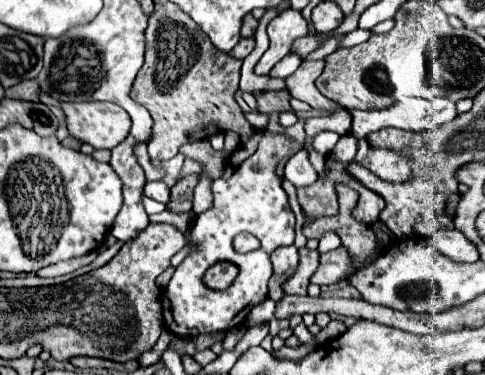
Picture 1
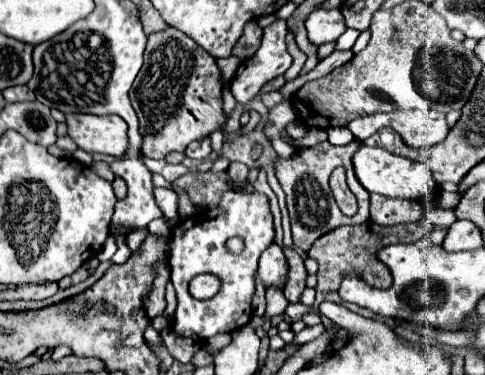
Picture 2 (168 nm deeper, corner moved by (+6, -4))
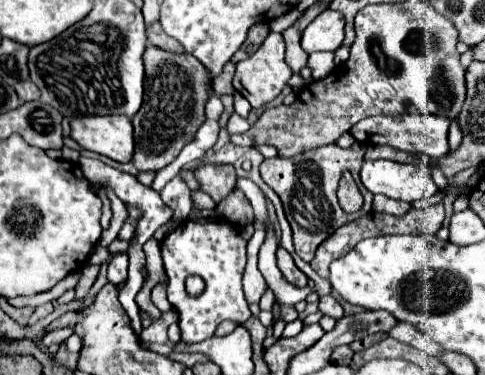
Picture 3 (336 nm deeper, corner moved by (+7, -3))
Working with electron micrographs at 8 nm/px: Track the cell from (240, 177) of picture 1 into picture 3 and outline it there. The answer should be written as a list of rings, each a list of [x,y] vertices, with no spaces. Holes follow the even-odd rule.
[[[184,220],[172,234],[168,234],[162,244],[162,262],[168,274],[166,296],[172,308],[178,312],[178,326],[182,330],[184,344],[198,344],[208,340],[216,326],[224,320],[234,320],[238,324],[246,322],[252,312],[242,292],[242,274],[246,268],[246,242],[240,230],[226,220],[214,220],[208,224]],[[188,276],[200,276],[204,280],[204,292],[190,296],[186,292],[185,281]]]

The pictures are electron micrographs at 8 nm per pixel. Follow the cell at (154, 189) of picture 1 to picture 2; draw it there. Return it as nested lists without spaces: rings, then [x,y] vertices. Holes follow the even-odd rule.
[[[155,187],[153,195],[155,195],[155,201],[157,201],[157,205],[159,205],[159,209],[163,211],[165,217],[173,217],[177,213],[177,195],[175,195],[173,189]]]

